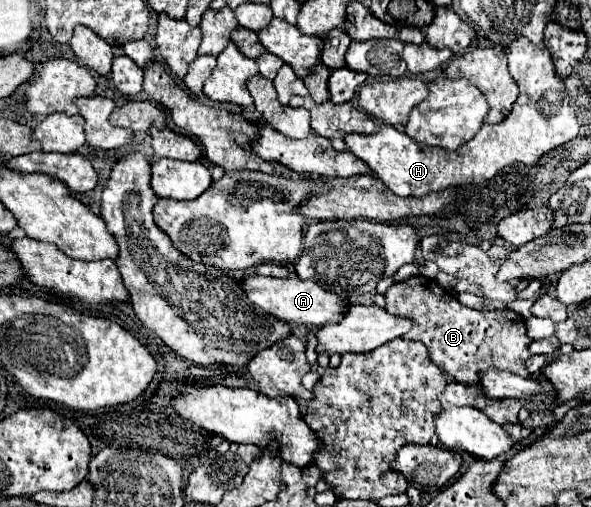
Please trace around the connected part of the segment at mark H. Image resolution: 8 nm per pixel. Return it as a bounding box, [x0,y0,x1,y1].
[346,39,572,197]

